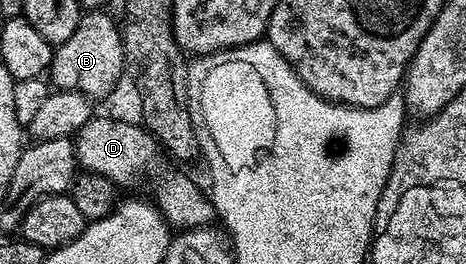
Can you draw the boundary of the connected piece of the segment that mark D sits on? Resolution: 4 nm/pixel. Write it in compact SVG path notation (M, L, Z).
M101 116L90 118L88 124L84 124L84 128L79 130L76 135L77 165L83 171L108 176L108 180L112 180L114 185L119 188L136 185L145 176L146 169L150 169L150 186L154 189L154 195L152 195L153 201L171 227L184 231L195 230L198 226L211 225L215 221L216 215L214 203L208 197L207 191L203 187L201 190L188 175L181 174L180 171L173 170L170 166L158 166L160 147L154 135L149 130L143 128L141 125L138 126L133 126L130 122L121 122L118 118L101 118Z

